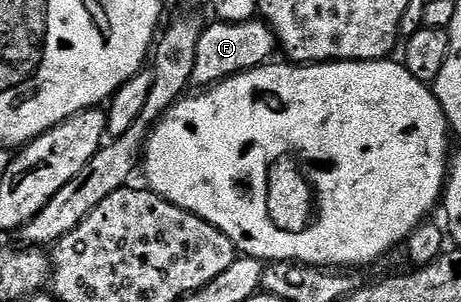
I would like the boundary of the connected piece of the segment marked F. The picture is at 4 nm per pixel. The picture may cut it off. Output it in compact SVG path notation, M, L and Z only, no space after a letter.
M255 17L243 23L223 23L214 21L214 24L203 26L200 45L196 47L196 69L194 70L193 82L199 83L199 88L209 89L215 83L230 78L231 75L238 75L242 71L250 71L253 67L261 67L275 58L279 50L278 39L270 24L261 18Z

